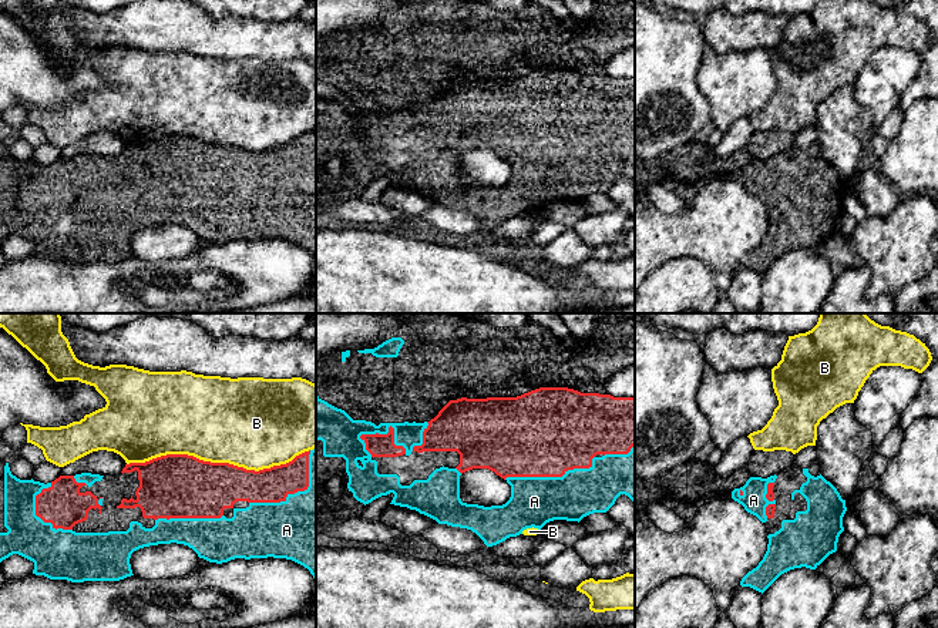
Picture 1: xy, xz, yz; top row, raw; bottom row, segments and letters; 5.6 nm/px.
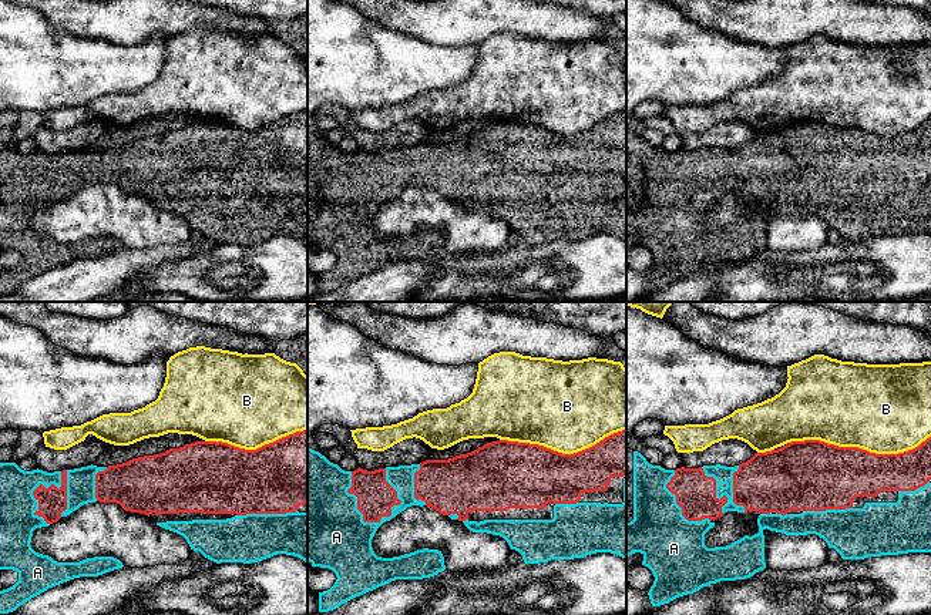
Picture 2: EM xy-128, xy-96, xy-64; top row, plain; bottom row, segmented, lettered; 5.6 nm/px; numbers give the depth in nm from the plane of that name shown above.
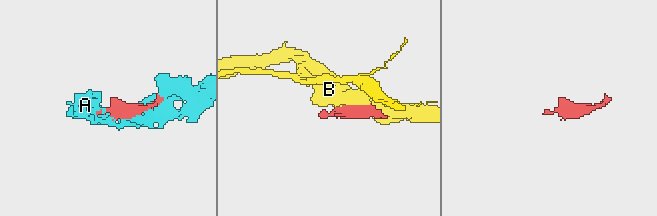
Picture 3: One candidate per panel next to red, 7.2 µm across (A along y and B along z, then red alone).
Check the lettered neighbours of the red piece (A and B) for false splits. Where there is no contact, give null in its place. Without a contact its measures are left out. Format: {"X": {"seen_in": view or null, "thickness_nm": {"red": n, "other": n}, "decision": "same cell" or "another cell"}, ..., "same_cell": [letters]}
{"A": {"seen_in": "xy", "thickness_nm": {"red": 200, "other": 440}, "decision": "same cell"}, "B": {"seen_in": "xy", "thickness_nm": {"red": 360, "other": 480}, "decision": "another cell"}, "same_cell": ["A"]}

